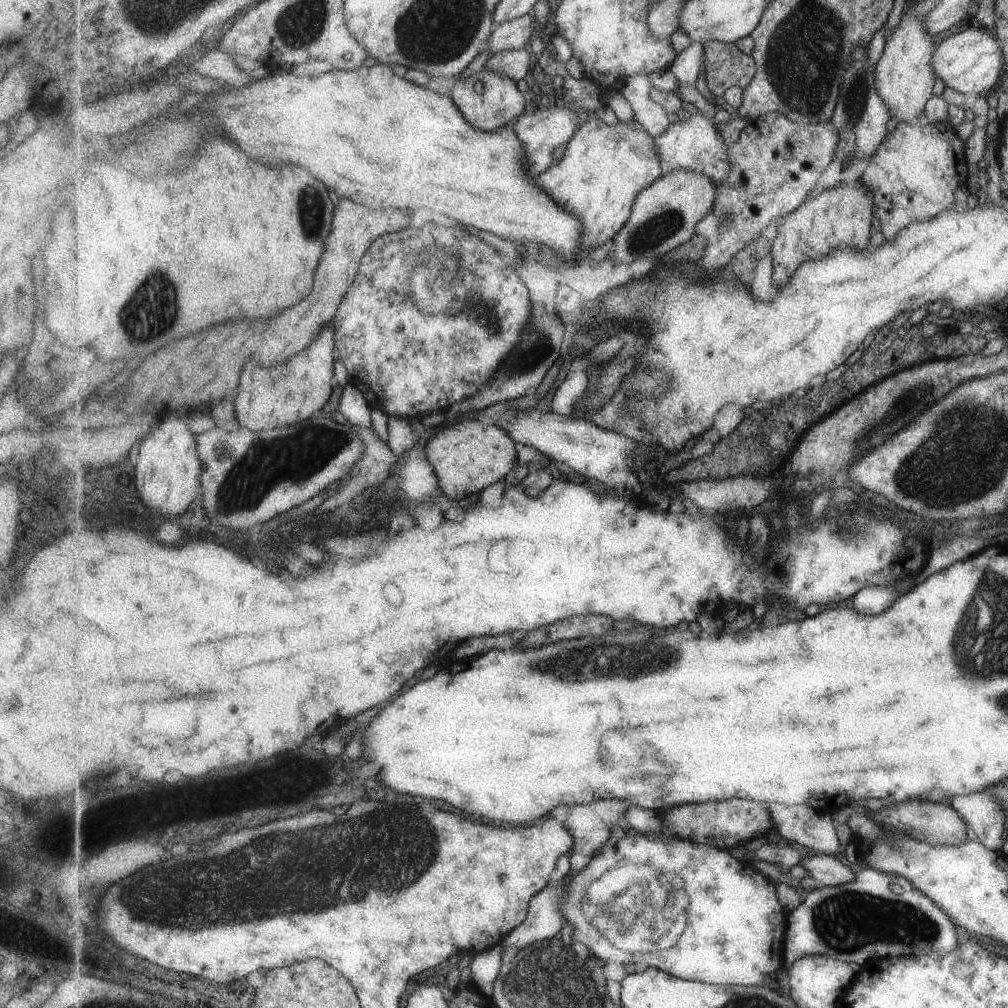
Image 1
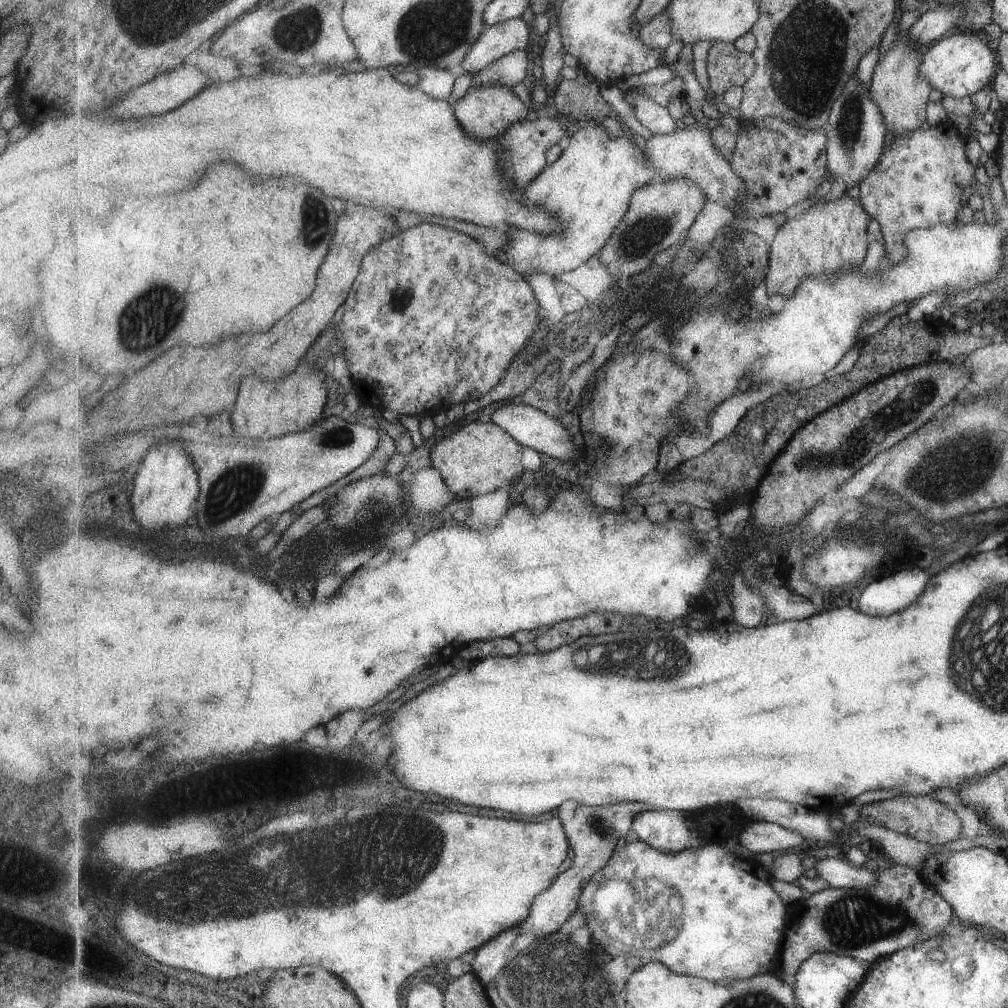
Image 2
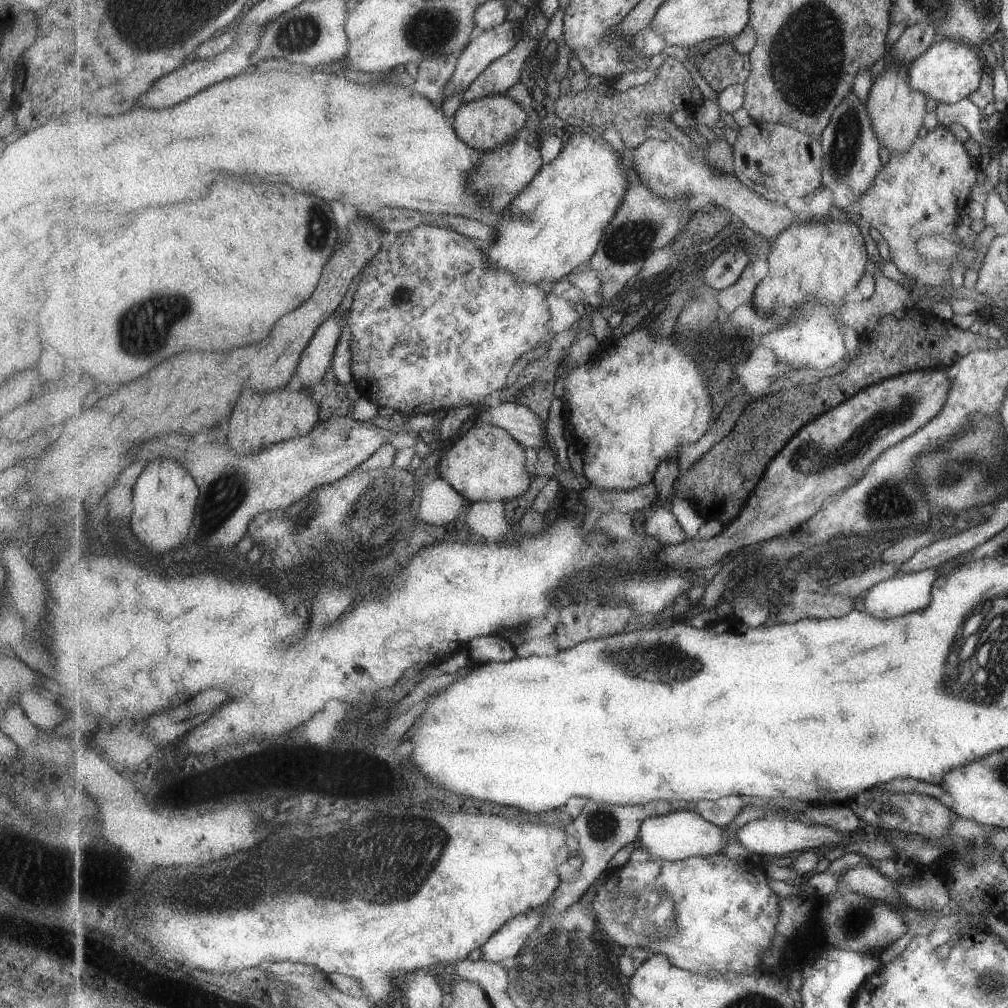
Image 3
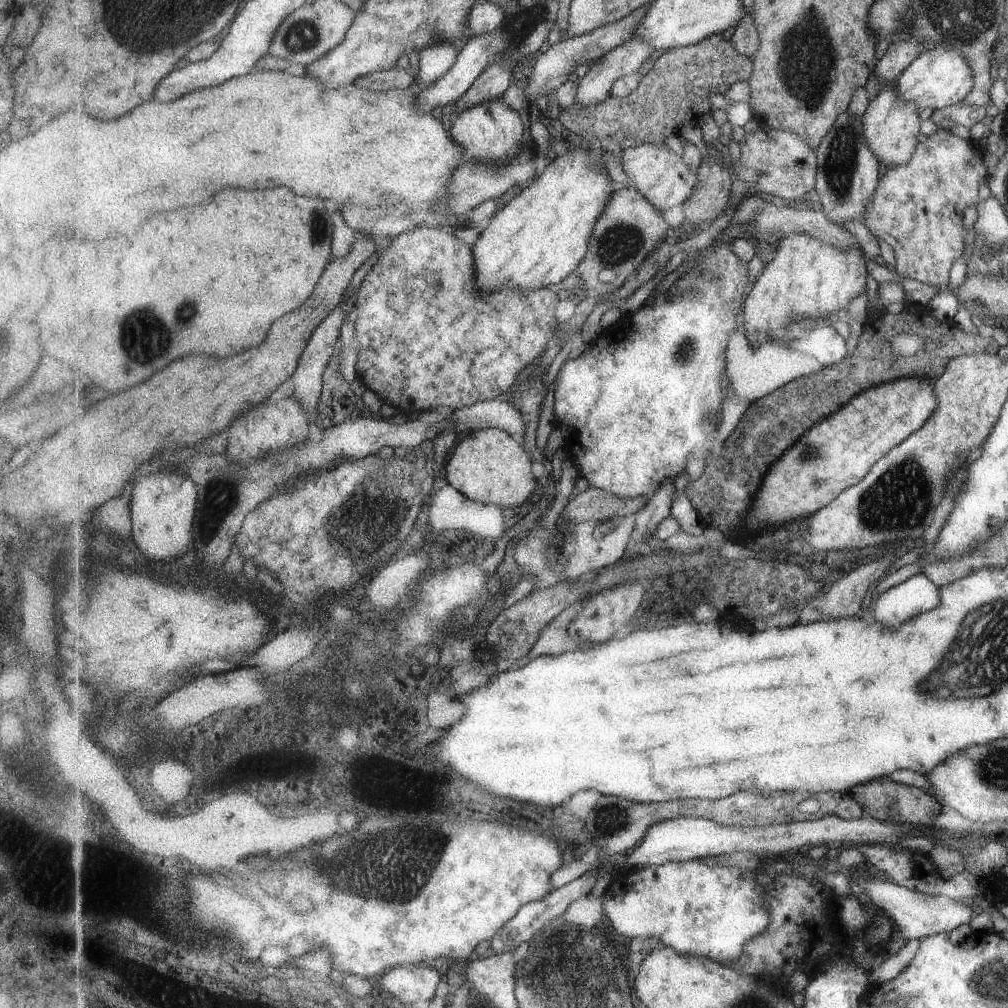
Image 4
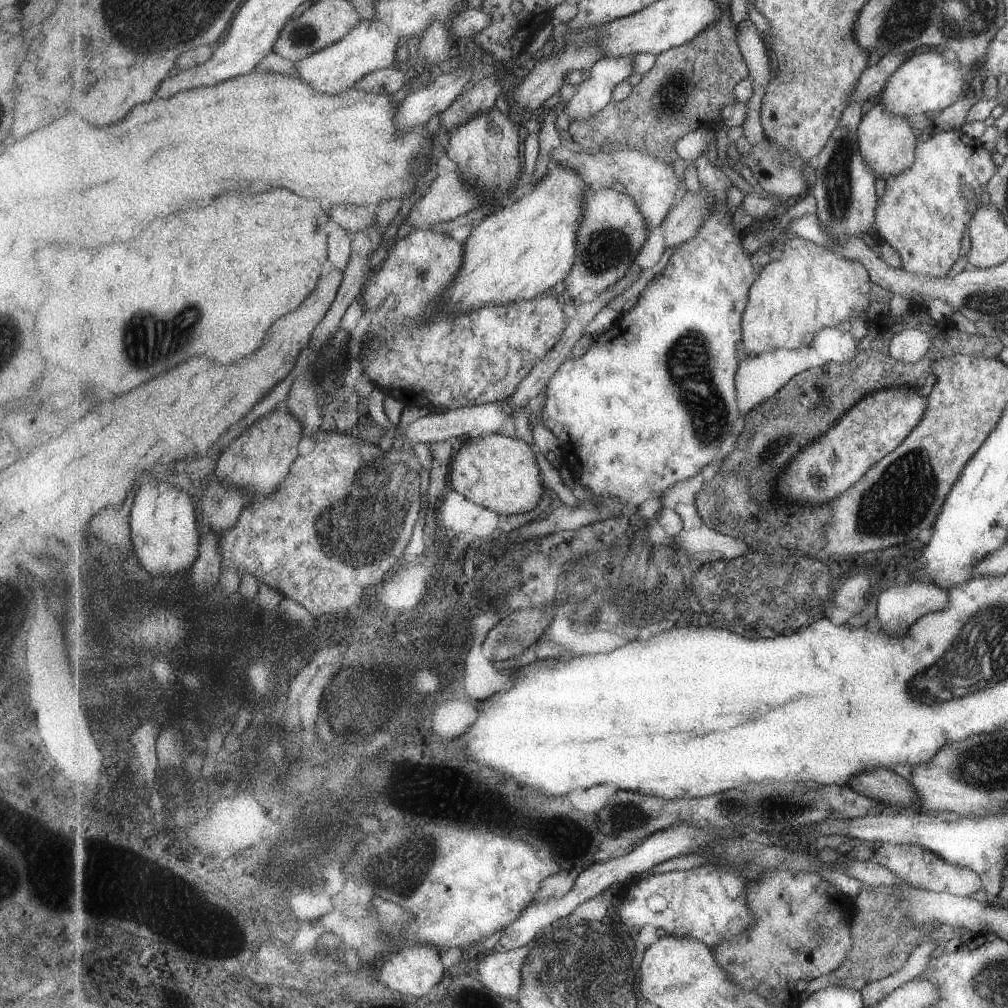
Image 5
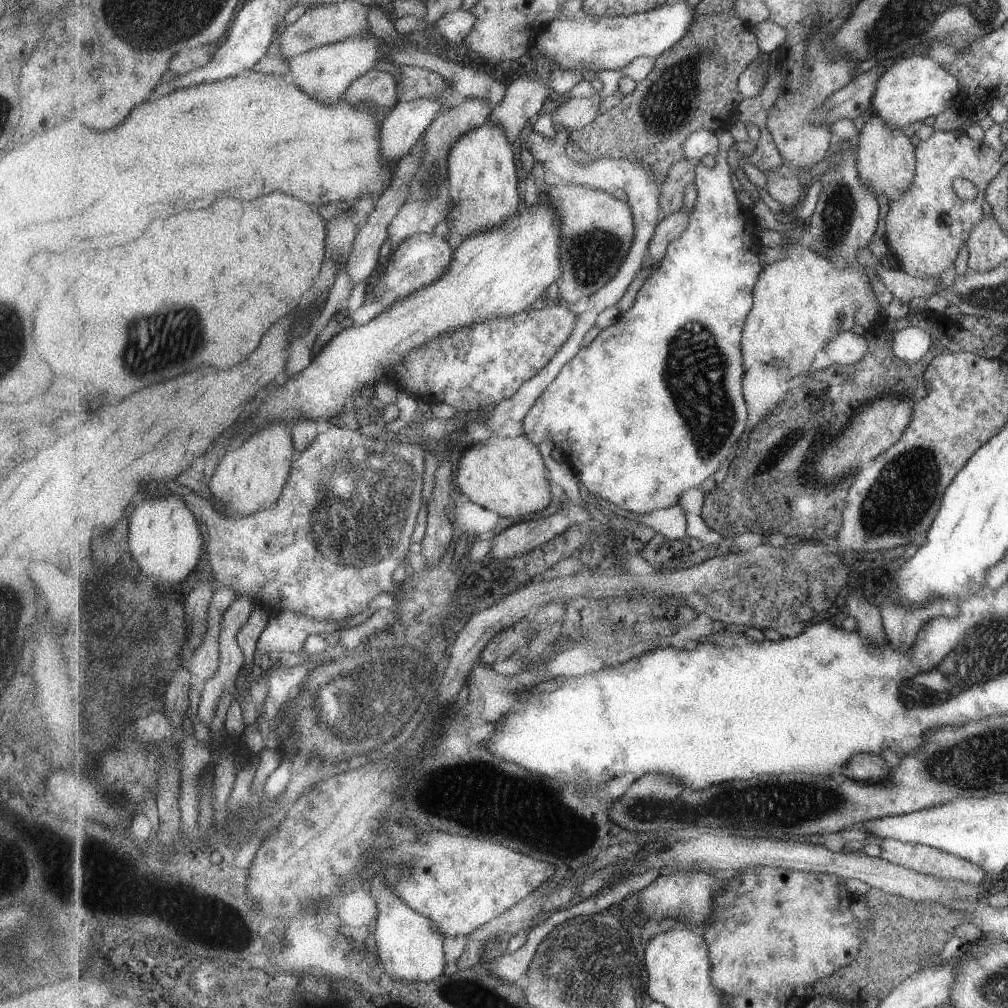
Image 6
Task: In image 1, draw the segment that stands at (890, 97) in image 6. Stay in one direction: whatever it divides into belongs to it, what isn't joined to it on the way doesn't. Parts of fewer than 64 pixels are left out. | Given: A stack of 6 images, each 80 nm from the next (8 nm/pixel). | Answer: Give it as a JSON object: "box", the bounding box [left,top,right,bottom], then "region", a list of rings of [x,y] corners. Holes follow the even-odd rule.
{"box":[932,24,1004,95],"region":[[[968,24],[938,43],[932,60],[933,72],[937,72],[944,86],[961,95],[989,94],[994,91],[997,80],[1001,80],[1004,75],[1001,47],[992,31]]]}

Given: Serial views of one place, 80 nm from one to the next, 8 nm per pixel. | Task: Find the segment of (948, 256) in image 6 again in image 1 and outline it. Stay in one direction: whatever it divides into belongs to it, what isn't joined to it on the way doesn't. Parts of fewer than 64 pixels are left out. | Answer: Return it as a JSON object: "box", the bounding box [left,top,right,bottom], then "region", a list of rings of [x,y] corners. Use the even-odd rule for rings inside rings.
{"box":[860,120,966,240],"region":[[[948,120],[925,126],[916,121],[897,123],[871,156],[860,179],[875,194],[876,217],[885,240],[891,240],[910,223],[933,219],[945,208],[957,208],[953,190],[966,182],[965,160],[963,142]]]}

